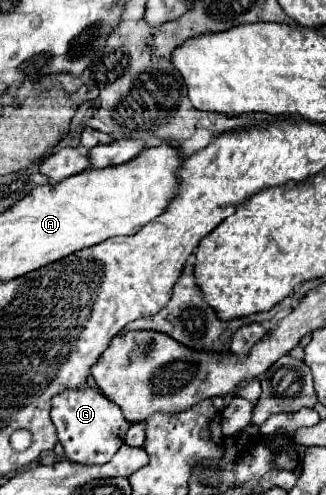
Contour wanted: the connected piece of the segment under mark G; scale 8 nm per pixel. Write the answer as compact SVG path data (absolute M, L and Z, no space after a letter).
M81 388L81 390L67 390L53 398L51 418L59 434L59 442L65 448L65 456L77 464L105 464L113 458L113 454L123 446L125 432L129 428L127 420L121 414L121 408L107 400L95 388Z

